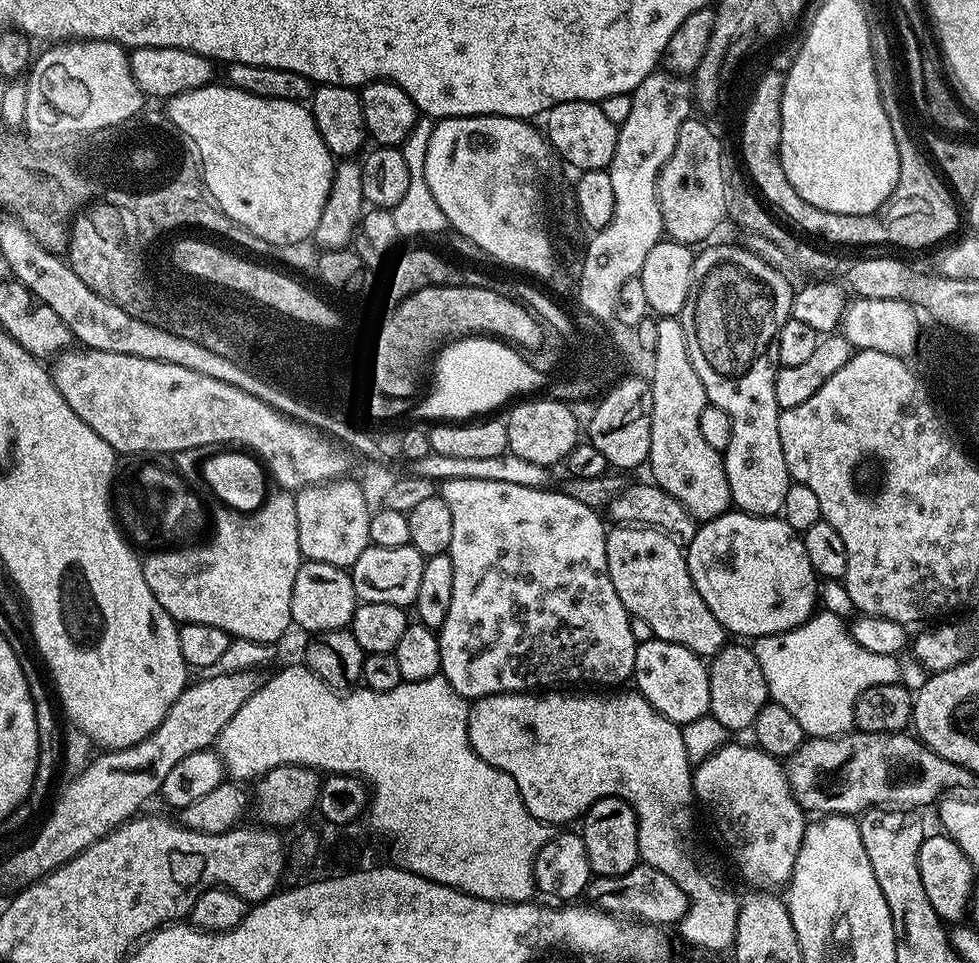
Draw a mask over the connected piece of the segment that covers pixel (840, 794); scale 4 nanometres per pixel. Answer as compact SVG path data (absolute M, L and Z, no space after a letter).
M904 730L899 732L856 731L849 731L842 736L818 736L805 739L797 751L787 757L788 785L793 795L798 797L798 803L805 813L863 814L871 809L884 808L888 805L896 810L920 810L923 804L935 805L941 799L940 791L947 784L955 782L956 772L958 773L957 765L936 755L915 735L907 736L907 731Z

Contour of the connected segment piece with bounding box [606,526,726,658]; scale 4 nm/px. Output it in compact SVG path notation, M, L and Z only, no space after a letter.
M616 526L606 535L606 562L610 582L614 582L614 590L618 590L618 598L622 598L622 606L626 606L629 616L637 616L646 622L653 637L657 640L674 642L686 646L701 658L711 658L726 644L726 629L714 618L710 606L702 602L702 594L694 586L688 569L688 558L685 549L673 540L666 532L647 526Z

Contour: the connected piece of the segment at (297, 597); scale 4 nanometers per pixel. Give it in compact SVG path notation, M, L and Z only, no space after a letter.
M304 560L294 578L292 623L308 634L348 628L358 607L358 589L347 567L330 562Z

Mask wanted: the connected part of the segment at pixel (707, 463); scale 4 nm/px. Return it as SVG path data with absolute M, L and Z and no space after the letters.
M682 343L657 344L650 369L652 425L646 464L652 467L651 479L684 505L697 521L715 520L729 511L734 503L721 449L716 449L707 440L709 437L700 425L705 409L709 407L704 383L690 362L688 348L682 348Z

